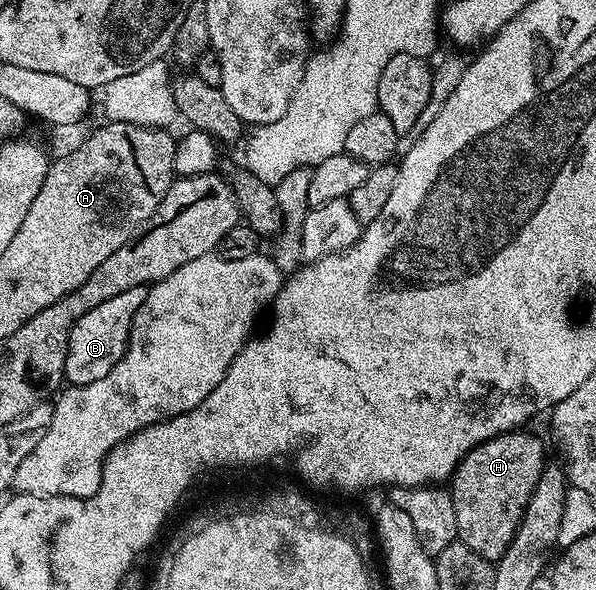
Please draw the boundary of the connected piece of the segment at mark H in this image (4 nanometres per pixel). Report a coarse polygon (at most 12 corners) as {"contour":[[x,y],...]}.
{"contour":[[529,431],[477,445],[451,478],[457,535],[497,562],[543,475]]}

